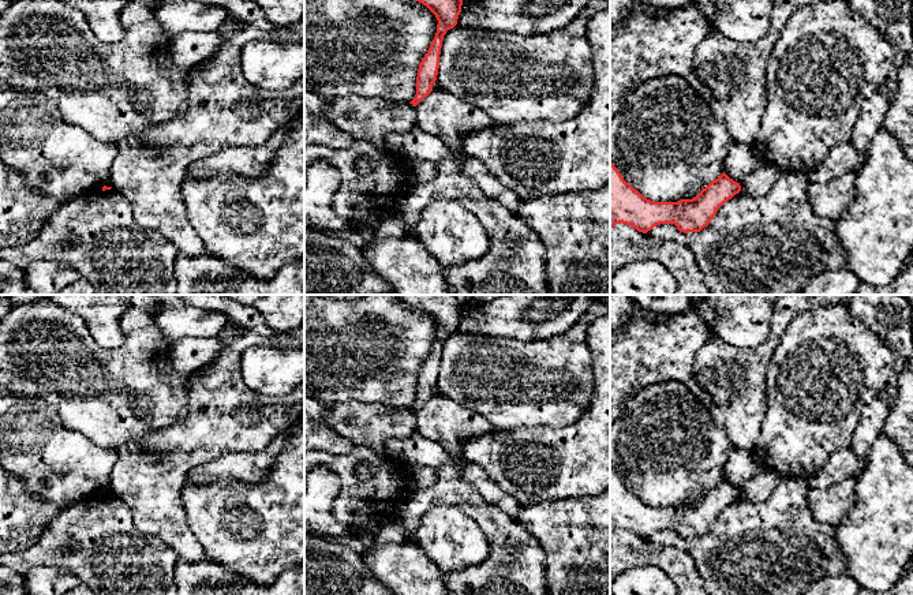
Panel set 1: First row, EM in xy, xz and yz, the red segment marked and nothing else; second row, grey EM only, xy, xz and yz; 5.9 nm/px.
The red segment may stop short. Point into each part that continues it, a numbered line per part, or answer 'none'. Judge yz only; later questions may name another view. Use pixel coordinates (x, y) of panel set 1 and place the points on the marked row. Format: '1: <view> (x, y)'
none

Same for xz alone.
none

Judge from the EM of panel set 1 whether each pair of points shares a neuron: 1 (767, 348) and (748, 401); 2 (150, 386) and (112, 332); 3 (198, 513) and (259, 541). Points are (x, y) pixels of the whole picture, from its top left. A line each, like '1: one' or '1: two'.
1: one
2: two
3: one

